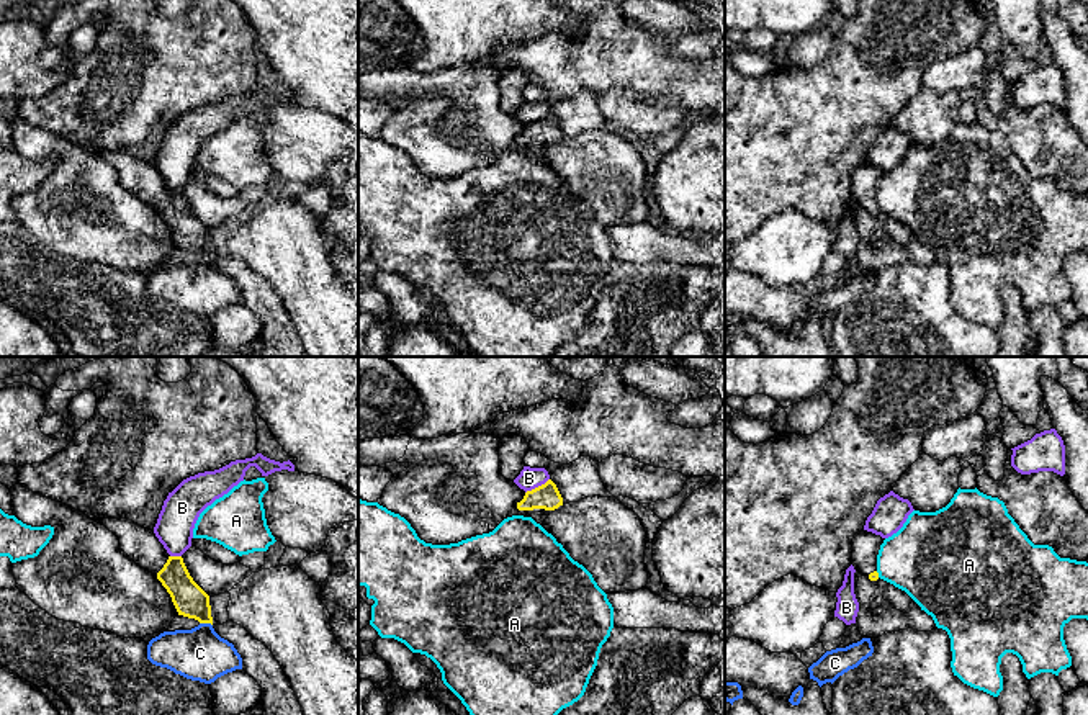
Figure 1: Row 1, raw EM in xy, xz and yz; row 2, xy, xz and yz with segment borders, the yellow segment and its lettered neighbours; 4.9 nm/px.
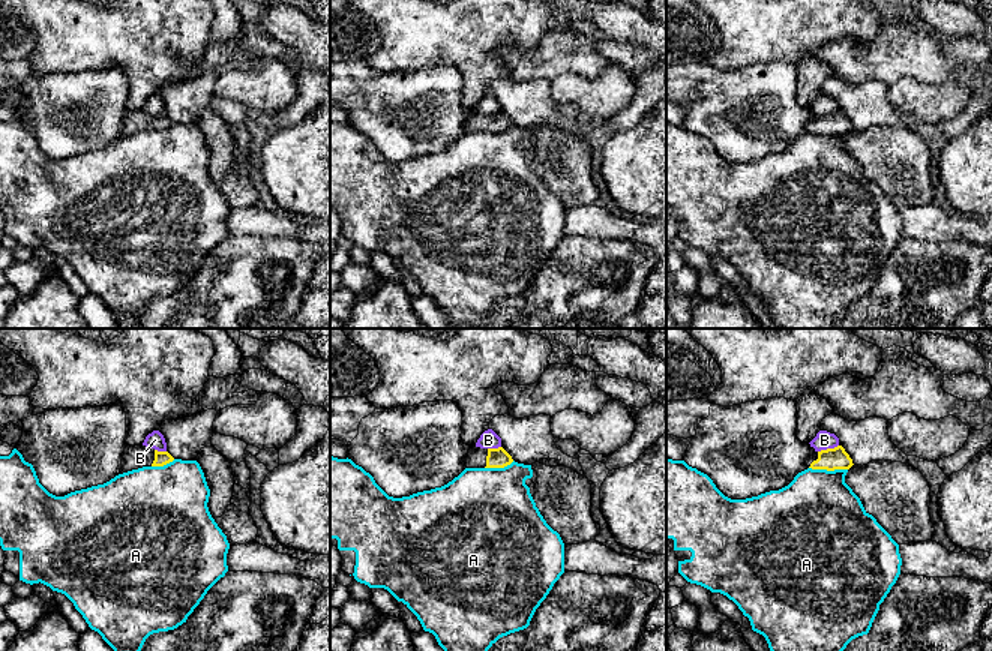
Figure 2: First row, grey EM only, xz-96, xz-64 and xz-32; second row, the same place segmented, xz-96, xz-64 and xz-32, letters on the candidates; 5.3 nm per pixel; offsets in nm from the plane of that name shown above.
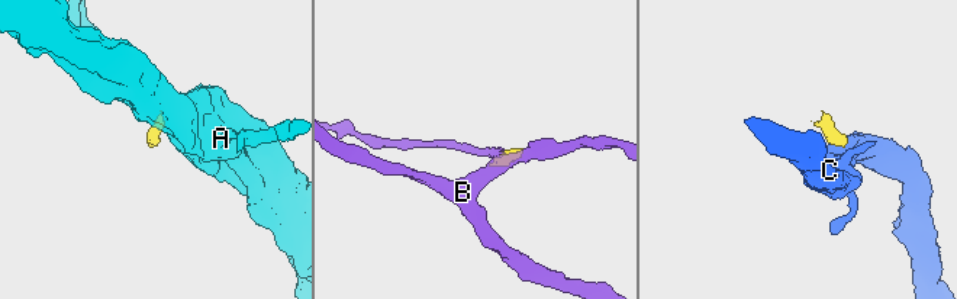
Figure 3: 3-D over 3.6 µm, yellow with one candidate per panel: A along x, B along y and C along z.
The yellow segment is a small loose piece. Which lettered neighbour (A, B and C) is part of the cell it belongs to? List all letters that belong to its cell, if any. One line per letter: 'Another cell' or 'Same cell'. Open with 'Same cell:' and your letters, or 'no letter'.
Same cell: no letter
A: Another cell
B: Another cell
C: Another cell

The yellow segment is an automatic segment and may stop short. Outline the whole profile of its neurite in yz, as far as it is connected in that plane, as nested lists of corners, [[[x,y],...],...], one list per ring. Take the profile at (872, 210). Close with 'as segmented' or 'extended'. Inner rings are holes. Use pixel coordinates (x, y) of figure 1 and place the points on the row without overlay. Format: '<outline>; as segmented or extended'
[[[861,164],[852,172],[852,200],[870,214],[879,213],[877,188],[885,172],[867,164]]]; extended

